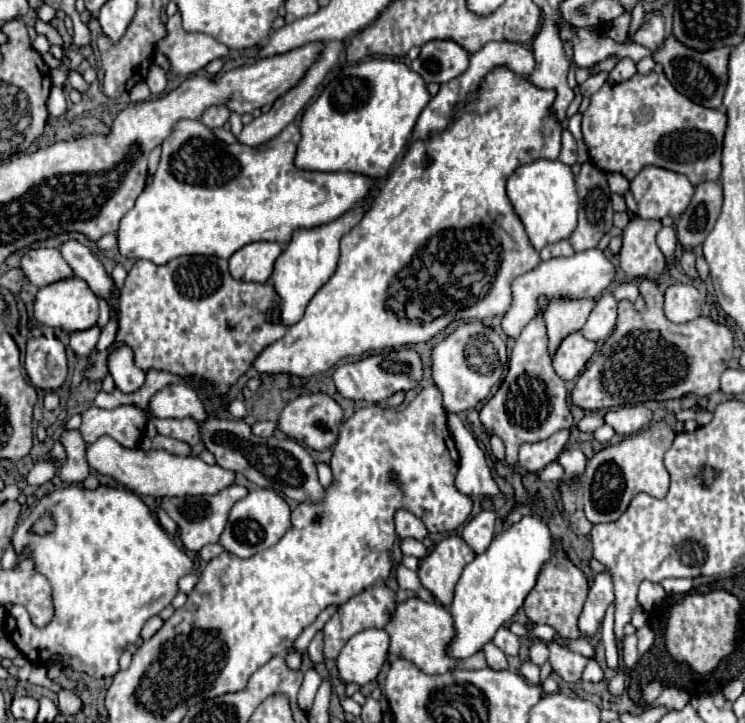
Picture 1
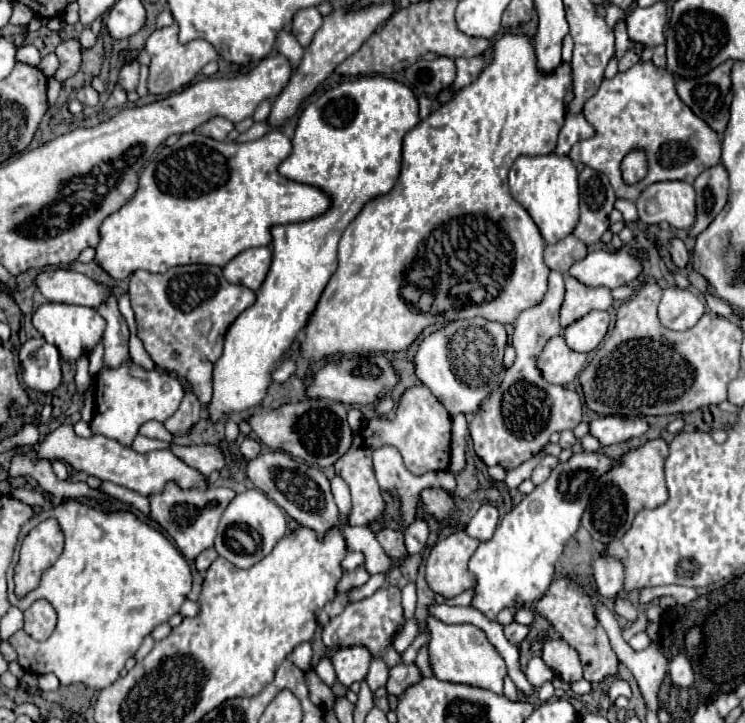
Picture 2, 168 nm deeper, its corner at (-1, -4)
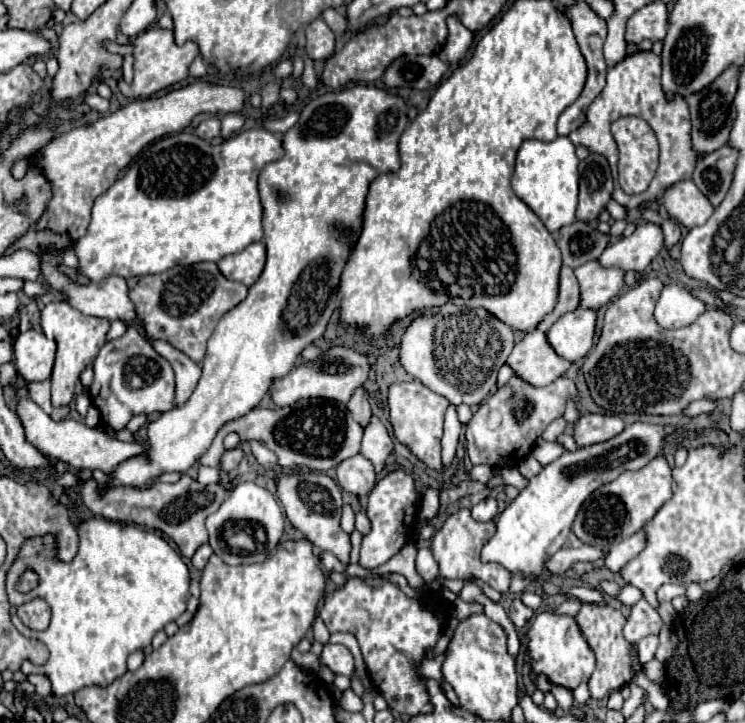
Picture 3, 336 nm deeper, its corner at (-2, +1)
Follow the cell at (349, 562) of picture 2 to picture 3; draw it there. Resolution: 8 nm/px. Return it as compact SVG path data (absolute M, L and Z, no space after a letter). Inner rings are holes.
M322 552L320 556L322 556L322 566L324 566L328 572L330 572L330 570L334 570L334 572L342 572L342 570L344 570L344 564L342 564L334 554Z

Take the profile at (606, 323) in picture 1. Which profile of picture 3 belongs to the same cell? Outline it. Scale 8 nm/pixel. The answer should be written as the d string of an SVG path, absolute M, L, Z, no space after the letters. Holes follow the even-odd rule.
M576 308L570 314L564 314L558 318L558 322L548 330L548 342L562 354L562 358L576 362L584 358L592 344L596 334L596 312L594 310L582 310Z

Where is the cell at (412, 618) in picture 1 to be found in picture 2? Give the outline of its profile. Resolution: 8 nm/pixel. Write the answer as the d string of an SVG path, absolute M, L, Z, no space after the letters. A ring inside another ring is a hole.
M435 617L427 619L427 629L431 633L429 641L429 661L433 665L433 673L441 681L461 683L471 687L481 687L503 695L503 679L507 675L507 665L503 657L489 643L487 635L475 625L447 625Z

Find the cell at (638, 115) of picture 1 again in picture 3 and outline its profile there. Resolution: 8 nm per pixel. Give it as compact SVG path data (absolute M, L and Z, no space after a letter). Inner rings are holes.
M636 52L632 56L626 56L616 66L608 68L604 90L596 96L596 100L586 110L586 118L588 118L586 126L580 126L578 130L574 130L568 136L574 142L574 146L584 146L584 148L588 148L588 152L602 154L608 160L614 180L612 198L626 208L646 206L646 204L654 202L674 182L692 178L696 162L704 156L692 148L692 136L690 136L692 124L690 124L690 112L688 112L686 100L680 94L674 94L672 98L666 96L666 92L662 90L662 84L660 84L660 72L662 72L662 60L660 60L660 56L656 56L652 52ZM620 116L638 116L638 118L646 120L650 124L650 128L656 132L656 138L660 144L660 166L656 170L654 180L650 182L650 188L642 194L626 194L620 188L617 180L618 146L616 146L614 136L610 134L610 122L618 120Z

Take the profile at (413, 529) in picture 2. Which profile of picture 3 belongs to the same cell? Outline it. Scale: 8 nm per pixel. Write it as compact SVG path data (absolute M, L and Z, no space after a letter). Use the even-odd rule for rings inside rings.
M428 488L422 494L422 500L420 500L420 518L418 518L416 526L419 527L422 524L422 520L434 518L436 512L438 512L438 490L436 488Z

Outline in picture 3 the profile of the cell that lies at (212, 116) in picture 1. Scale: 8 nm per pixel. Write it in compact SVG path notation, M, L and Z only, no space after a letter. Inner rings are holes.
M208 118L204 122L200 122L200 126L196 128L196 134L204 140L212 140L220 134L220 118Z

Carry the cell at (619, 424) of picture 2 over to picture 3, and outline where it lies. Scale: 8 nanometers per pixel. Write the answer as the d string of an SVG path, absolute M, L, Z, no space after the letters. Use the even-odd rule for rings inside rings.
M586 414L574 424L574 438L578 446L590 446L598 442L606 442L624 430L624 422L620 416L612 414Z

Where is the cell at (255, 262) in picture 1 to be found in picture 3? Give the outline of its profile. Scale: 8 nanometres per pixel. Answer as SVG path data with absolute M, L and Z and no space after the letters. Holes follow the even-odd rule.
M254 242L242 252L222 258L218 262L218 268L226 278L252 286L260 278L264 264L266 264L266 246L264 242Z

